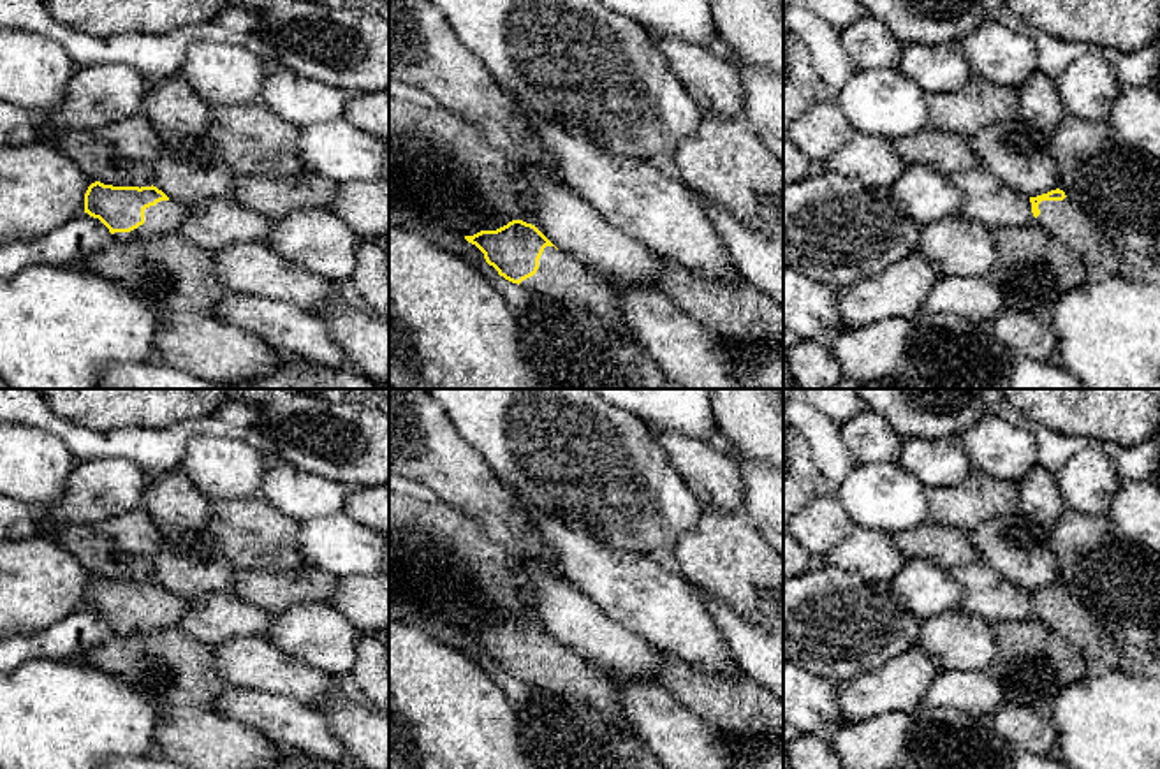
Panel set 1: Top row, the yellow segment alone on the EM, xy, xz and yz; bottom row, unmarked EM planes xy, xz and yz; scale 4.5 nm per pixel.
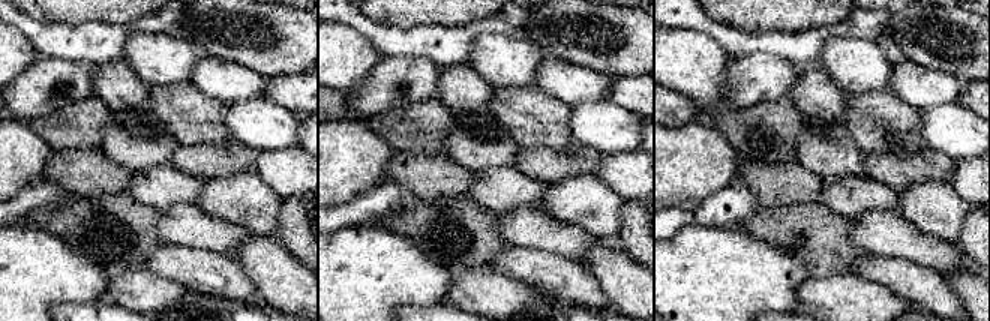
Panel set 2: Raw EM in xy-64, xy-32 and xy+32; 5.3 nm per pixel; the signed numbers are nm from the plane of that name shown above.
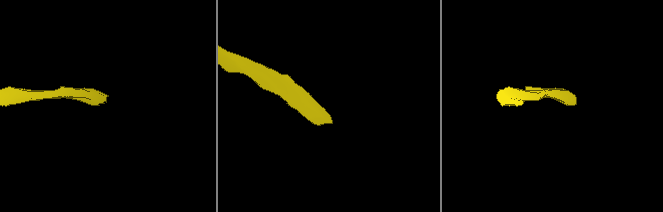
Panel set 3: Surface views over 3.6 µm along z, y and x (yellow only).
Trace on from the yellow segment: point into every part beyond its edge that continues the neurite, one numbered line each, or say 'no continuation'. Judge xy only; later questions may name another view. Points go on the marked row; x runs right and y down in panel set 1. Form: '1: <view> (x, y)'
1: xy (166, 217)

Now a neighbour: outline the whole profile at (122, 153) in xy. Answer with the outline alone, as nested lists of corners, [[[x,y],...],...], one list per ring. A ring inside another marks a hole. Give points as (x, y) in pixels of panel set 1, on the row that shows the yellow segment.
[[[144,118],[118,120],[97,128],[70,128],[56,135],[55,146],[90,179],[113,187],[151,187],[153,164],[162,155],[165,137]]]

